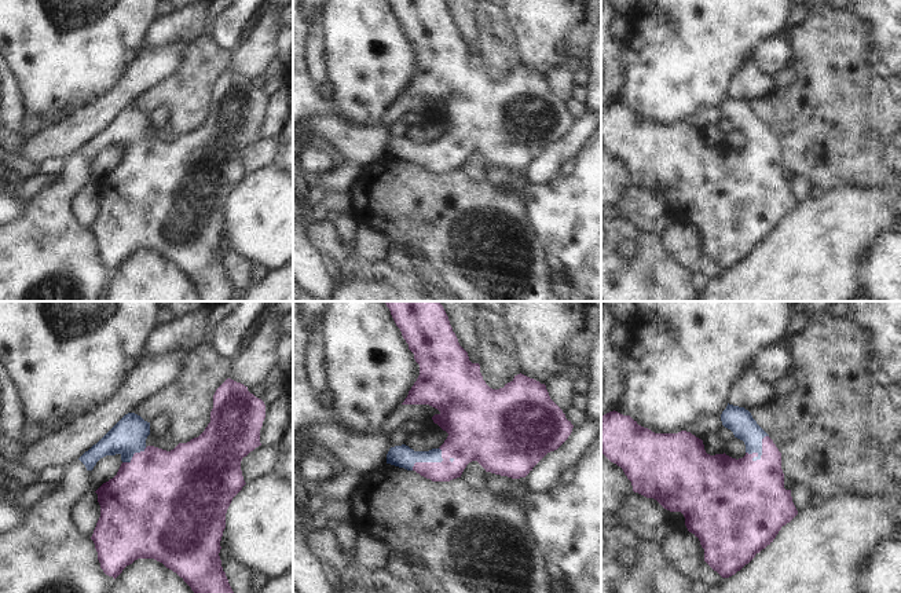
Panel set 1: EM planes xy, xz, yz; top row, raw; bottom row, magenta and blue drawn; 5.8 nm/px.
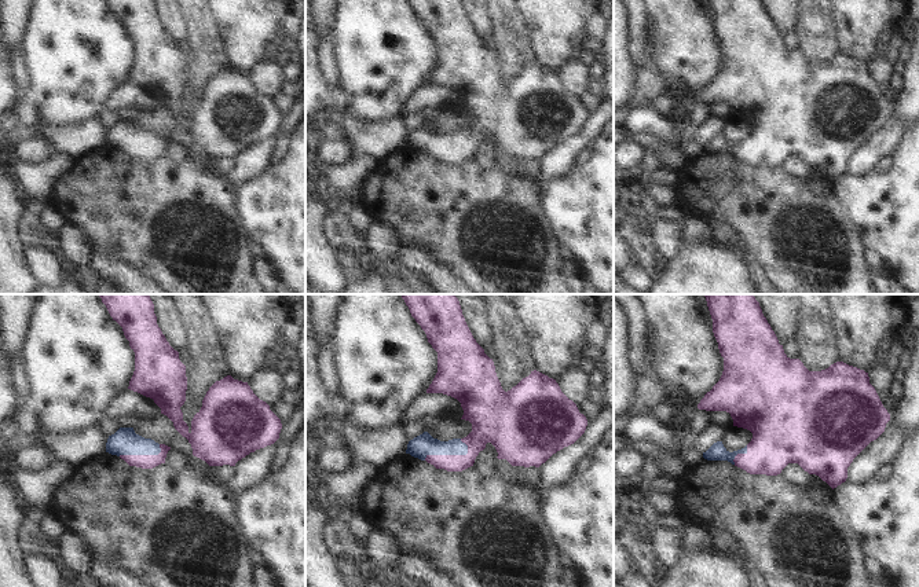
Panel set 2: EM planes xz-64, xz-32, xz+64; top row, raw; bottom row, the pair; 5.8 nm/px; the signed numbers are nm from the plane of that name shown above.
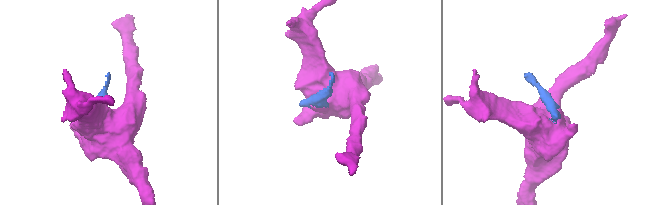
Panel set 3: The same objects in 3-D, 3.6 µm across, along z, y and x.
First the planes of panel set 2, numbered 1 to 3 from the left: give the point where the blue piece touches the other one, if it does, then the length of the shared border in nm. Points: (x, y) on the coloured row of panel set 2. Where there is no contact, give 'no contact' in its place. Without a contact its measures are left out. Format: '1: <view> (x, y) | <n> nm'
1: xz-64 (141, 455) | 260 nm
2: xz-32 (449, 455) | 280 nm
3: xz+64 (739, 454) | 140 nm

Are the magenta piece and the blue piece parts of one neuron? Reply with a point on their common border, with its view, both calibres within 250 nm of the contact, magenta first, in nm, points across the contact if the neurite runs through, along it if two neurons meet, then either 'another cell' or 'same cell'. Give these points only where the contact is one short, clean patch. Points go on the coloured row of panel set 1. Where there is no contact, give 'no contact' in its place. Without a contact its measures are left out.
contact yz (762, 449); calibres 360 and 150 nm; way yz (751, 490), (762, 464), (762, 449), (739, 420); same cell

